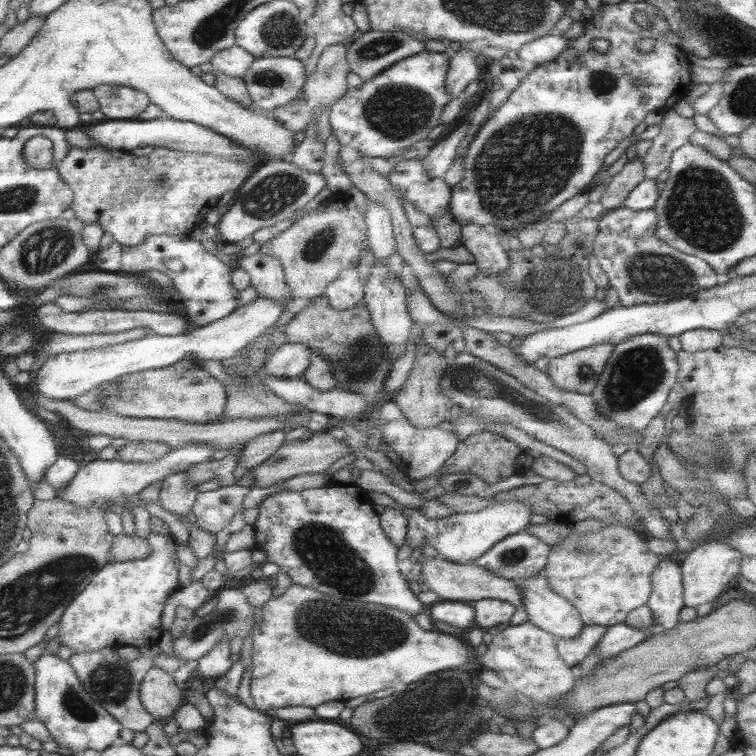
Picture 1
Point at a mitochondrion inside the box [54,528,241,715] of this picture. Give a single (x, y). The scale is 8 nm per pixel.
(113, 682)

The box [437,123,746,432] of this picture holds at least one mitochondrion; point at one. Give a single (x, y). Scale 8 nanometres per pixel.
(700, 208)

